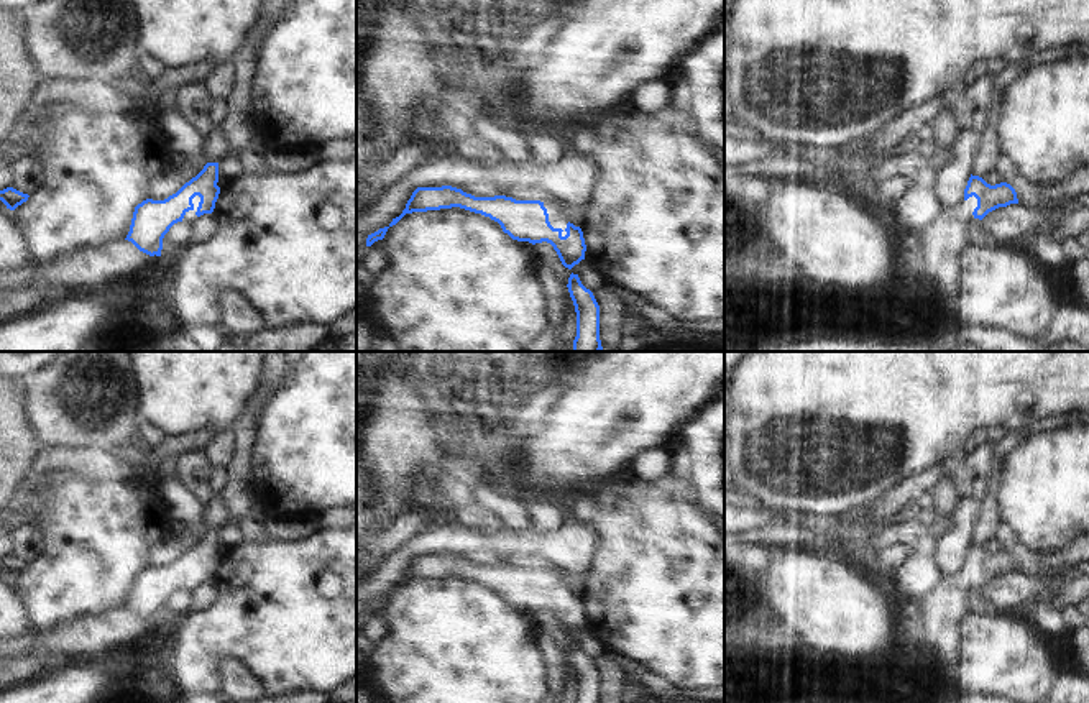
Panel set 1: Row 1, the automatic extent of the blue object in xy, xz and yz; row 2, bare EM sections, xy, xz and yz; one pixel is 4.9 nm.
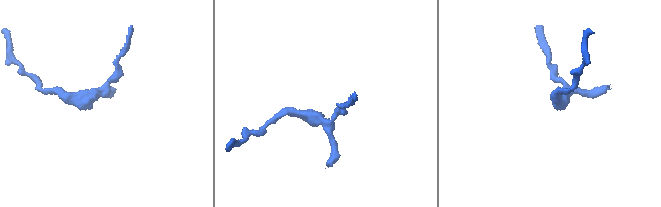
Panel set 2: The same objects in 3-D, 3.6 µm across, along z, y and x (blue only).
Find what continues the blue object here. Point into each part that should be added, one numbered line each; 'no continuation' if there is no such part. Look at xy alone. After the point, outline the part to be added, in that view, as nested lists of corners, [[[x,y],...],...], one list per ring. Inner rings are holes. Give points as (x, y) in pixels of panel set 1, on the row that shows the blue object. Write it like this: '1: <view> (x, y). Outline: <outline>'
1: xy (189, 217). Outline: [[[195,195],[195,197],[192,199],[194,209],[189,210],[189,212],[186,212],[182,222],[186,222],[186,223],[189,223],[189,225],[192,225],[192,223],[195,222],[195,218],[197,218],[195,212],[197,212],[199,202],[200,202],[200,197]]]

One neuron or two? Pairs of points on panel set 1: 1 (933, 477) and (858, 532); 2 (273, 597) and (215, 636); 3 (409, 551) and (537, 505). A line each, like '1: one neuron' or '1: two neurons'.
1: one neuron
2: one neuron
3: two neurons

